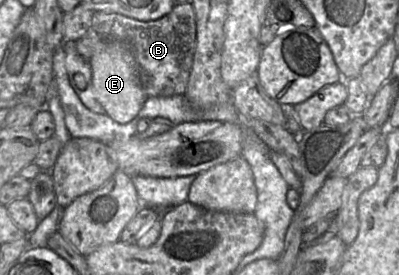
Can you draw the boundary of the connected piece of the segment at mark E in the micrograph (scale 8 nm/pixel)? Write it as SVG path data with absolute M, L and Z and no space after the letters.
M123 42L99 44L88 62L92 71L94 95L106 114L120 124L133 120L148 96L141 86L135 57L130 47Z

